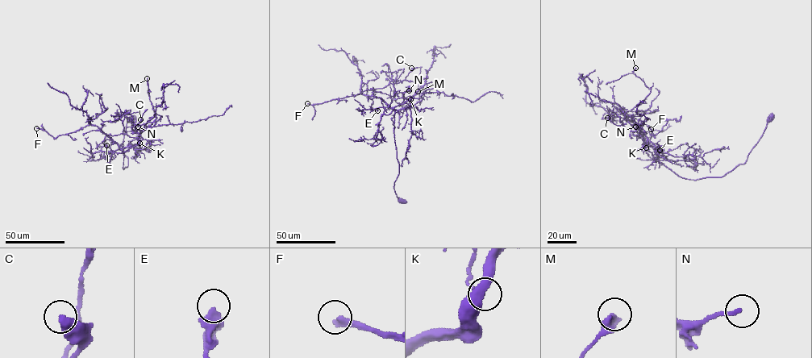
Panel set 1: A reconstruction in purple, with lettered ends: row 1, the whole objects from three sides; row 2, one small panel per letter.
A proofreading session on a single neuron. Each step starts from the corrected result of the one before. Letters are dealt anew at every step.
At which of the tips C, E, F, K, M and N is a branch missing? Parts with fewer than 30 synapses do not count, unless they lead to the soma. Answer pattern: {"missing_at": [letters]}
{"missing_at": ["F"]}

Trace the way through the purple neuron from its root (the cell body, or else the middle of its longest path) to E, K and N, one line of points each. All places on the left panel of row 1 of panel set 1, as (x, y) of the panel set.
E: (131, 119), (122, 141), (127, 167), (122, 168), (122, 150), (108, 151), (106, 145)
K: (131, 119), (122, 141), (128, 158), (128, 165), (123, 169), (122, 152), (137, 145), (139, 140), (139, 143)
N: (131, 119), (122, 141), (128, 158), (123, 169), (122, 152), (139, 140), (129, 136), (126, 128), (138, 126)

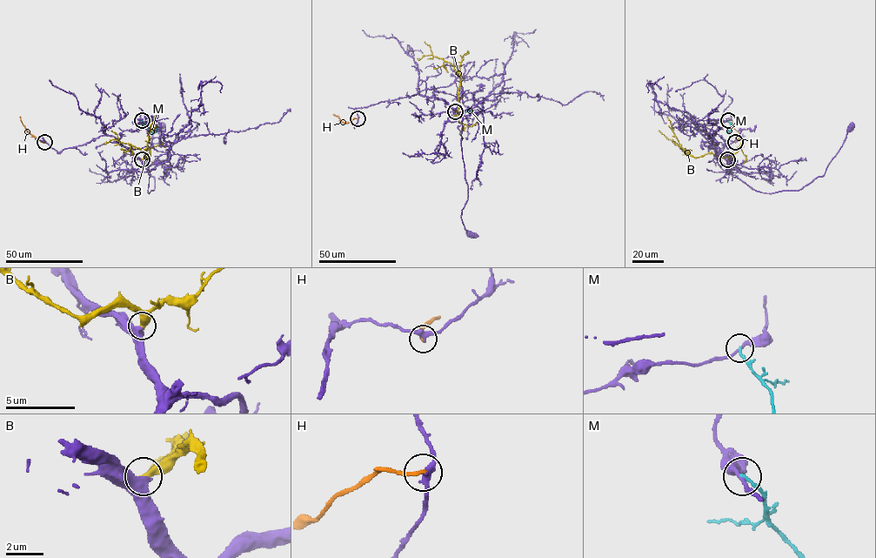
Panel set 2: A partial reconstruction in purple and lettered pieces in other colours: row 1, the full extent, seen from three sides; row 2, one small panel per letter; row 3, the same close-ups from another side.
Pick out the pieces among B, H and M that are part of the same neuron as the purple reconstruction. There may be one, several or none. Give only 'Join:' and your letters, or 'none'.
Join: B

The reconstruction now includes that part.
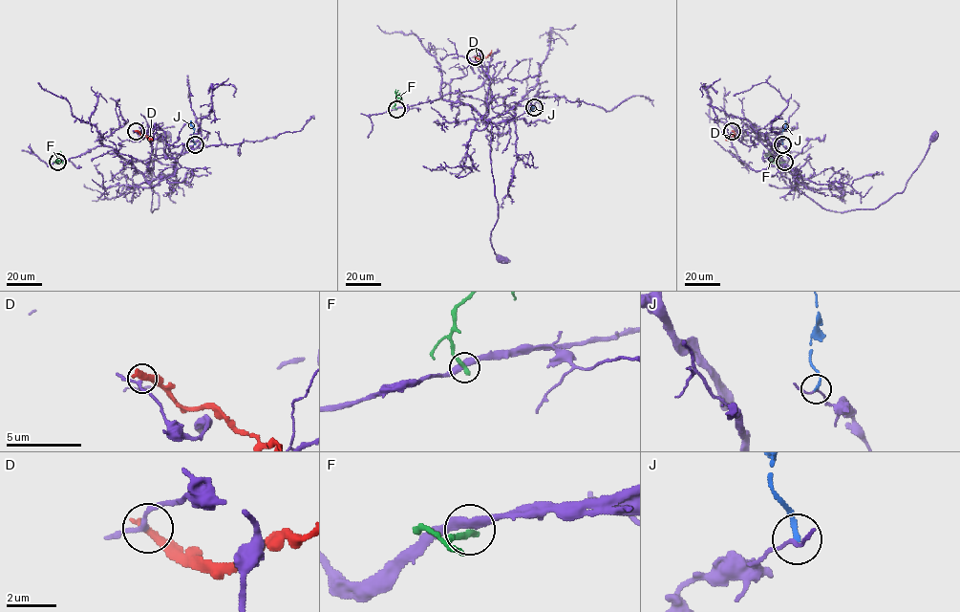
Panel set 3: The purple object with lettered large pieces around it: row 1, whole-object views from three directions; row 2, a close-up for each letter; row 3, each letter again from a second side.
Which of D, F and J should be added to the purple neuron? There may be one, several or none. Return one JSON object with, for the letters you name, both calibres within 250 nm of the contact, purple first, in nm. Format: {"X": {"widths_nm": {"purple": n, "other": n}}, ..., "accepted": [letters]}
{"accepted": []}

